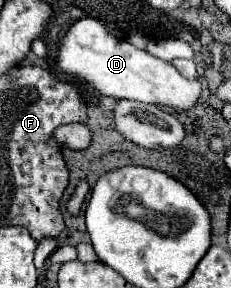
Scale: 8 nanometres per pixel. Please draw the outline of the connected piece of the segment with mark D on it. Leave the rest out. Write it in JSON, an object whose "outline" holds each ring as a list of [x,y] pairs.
{"outline":[[[81,18],[67,28],[57,46],[53,70],[89,84],[101,96],[163,104],[181,110],[195,106],[201,94],[201,84],[197,80],[185,80],[171,62],[163,62],[145,50],[135,48],[127,40],[119,40],[95,18]]]}

